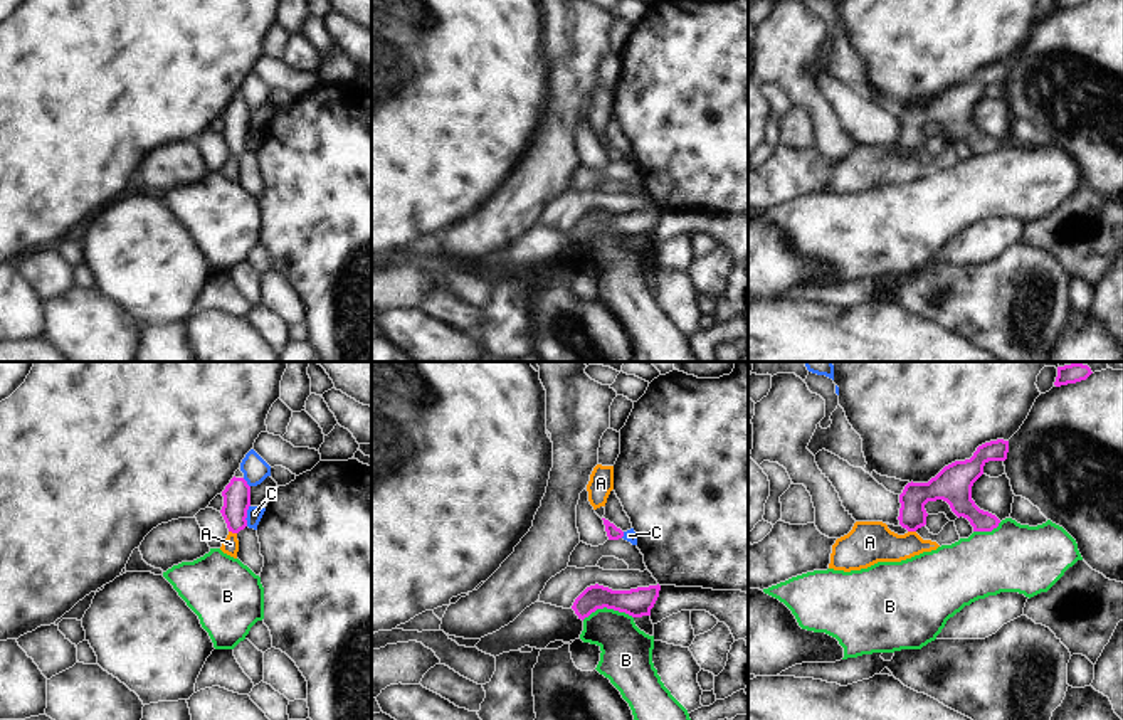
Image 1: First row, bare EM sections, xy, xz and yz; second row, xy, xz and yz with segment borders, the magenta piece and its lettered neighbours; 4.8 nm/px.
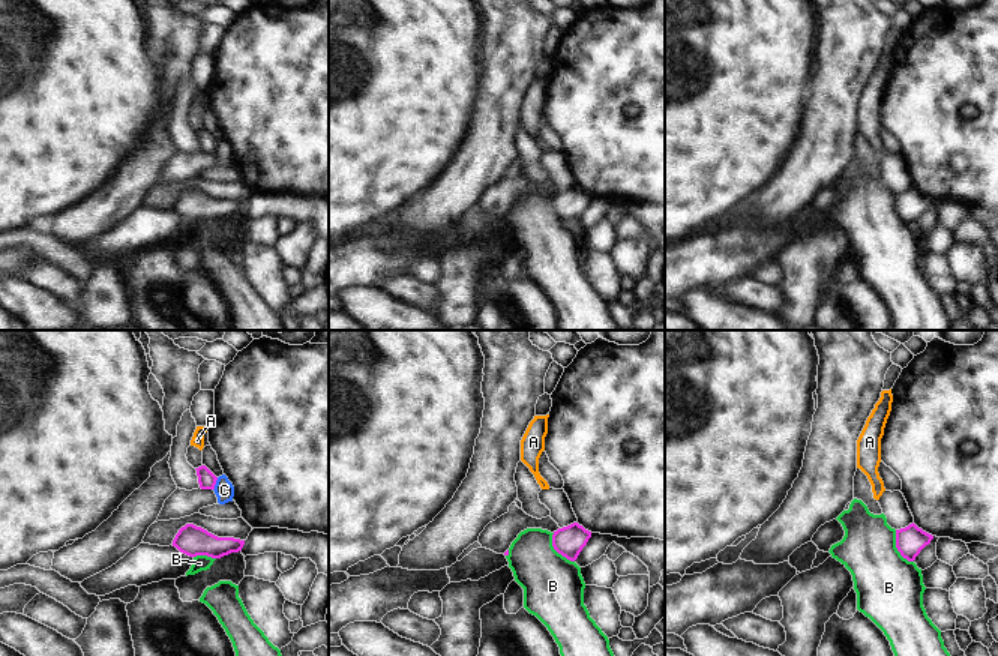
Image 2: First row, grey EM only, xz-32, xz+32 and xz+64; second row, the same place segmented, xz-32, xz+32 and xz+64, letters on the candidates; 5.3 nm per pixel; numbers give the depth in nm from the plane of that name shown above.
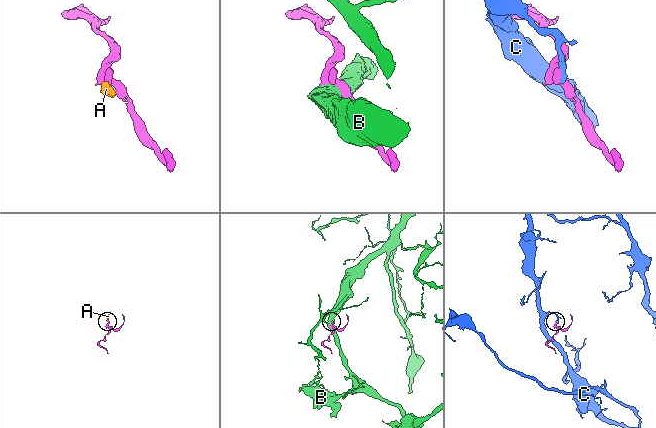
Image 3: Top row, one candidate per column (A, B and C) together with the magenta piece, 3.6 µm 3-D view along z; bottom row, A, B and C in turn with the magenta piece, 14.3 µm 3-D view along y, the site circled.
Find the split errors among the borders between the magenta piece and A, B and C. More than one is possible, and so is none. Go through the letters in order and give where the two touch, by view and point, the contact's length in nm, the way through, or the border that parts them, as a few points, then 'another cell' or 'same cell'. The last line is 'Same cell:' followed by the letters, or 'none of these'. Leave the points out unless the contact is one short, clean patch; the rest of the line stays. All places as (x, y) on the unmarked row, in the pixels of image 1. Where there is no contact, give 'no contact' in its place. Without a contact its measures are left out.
A: xy (232, 155) | 40 nm | across xy (236, 118), (232, 155), (231, 167) | same cell
B: xz (607, 231) | 240 nm | another cell
C: xy (246, 138) | 110 nm | along xy (249, 128), (246, 148) | another cell
Same cell: A

